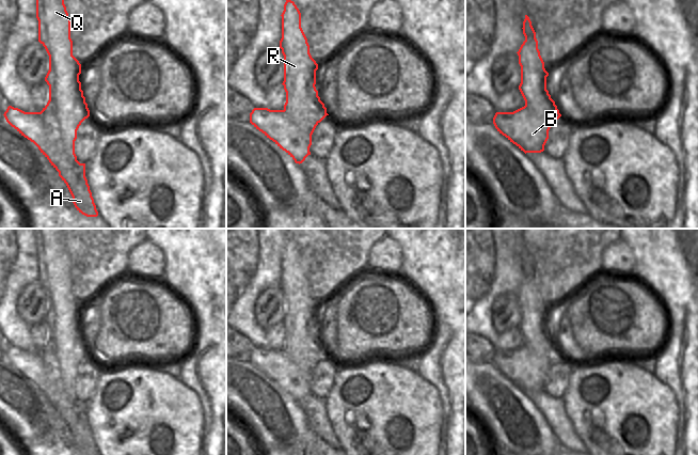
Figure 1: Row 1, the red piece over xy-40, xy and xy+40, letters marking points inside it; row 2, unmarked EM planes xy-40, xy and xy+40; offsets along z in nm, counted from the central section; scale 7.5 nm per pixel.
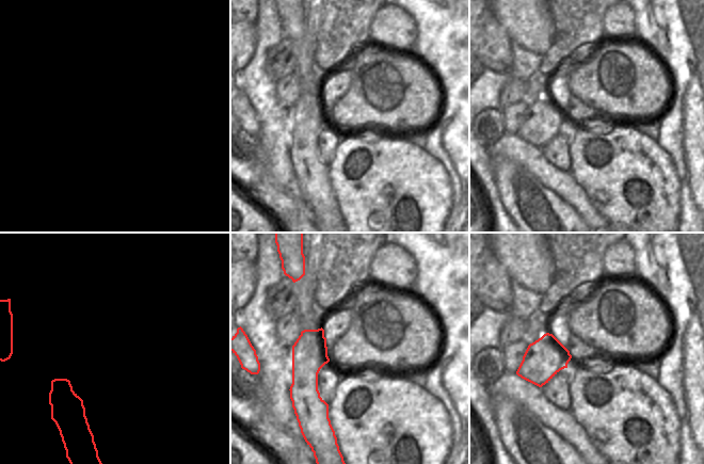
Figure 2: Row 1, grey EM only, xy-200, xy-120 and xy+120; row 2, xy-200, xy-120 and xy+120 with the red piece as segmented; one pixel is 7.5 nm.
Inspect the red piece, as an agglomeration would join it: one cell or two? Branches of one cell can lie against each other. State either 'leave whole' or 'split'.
split

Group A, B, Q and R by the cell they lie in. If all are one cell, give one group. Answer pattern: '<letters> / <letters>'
A Q R / B

